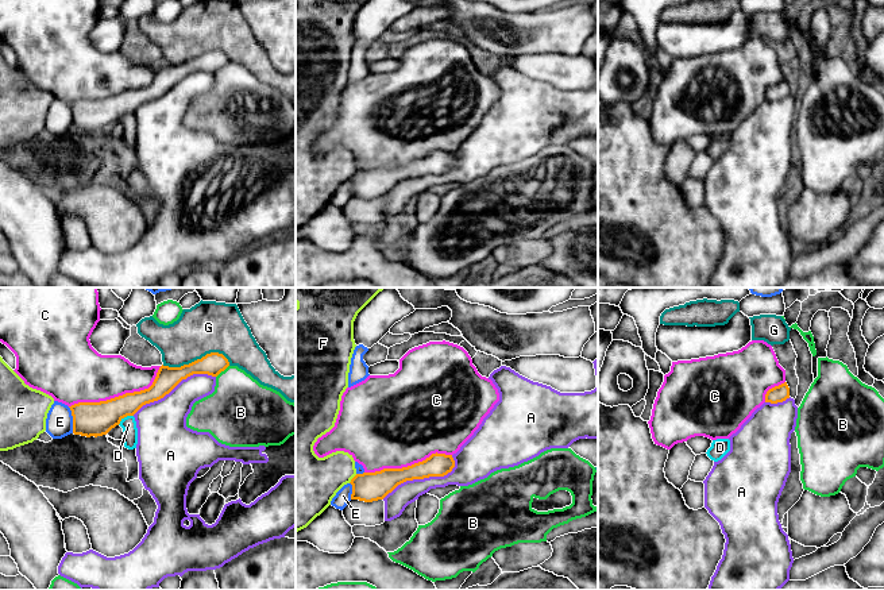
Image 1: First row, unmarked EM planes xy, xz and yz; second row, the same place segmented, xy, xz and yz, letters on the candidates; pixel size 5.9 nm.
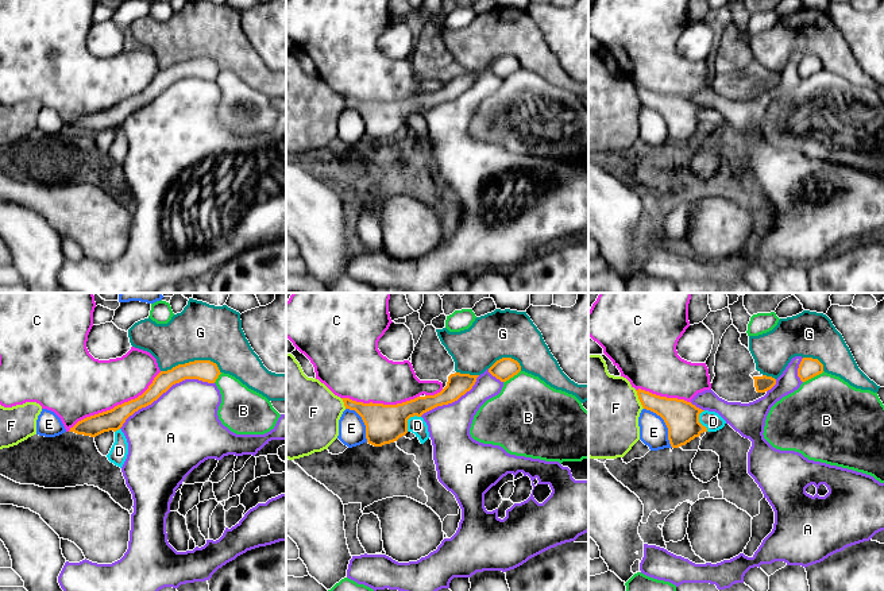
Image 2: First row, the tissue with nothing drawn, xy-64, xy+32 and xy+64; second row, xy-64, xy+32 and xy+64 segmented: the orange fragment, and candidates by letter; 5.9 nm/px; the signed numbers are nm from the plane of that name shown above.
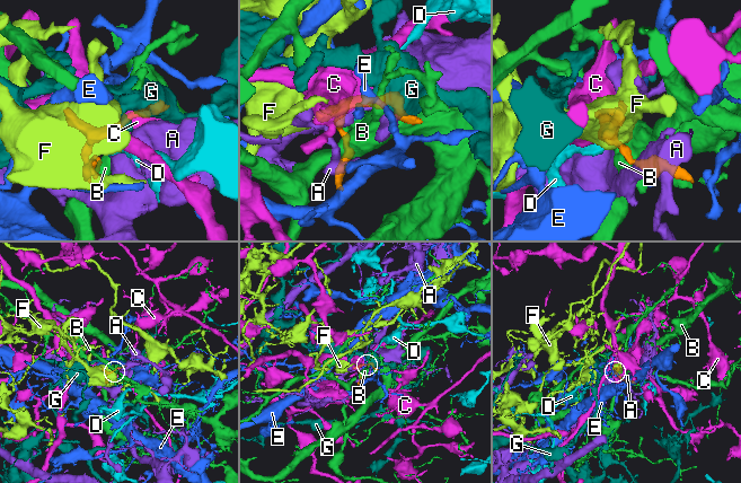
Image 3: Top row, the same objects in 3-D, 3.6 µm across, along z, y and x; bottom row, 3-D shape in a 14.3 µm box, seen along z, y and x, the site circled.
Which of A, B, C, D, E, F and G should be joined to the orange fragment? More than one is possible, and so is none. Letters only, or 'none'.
none

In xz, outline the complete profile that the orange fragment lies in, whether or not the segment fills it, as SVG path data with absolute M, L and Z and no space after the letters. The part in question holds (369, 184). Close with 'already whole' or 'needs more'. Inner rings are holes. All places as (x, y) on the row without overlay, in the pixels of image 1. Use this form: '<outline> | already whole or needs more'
M432 151L422 159L402 166L383 166L375 170L356 171L351 177L351 197L372 200L383 197L398 182L429 174L444 174L452 169L455 158L452 153Z | already whole

